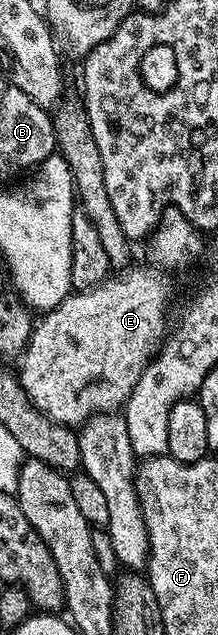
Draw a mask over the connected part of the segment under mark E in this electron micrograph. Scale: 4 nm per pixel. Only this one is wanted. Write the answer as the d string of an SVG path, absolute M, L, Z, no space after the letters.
M145 265L146 267L133 266L126 270L111 275L100 286L93 287L92 290L81 292L73 292L60 303L59 306L53 308L52 311L45 312L42 321L35 324L30 334L30 340L26 344L20 362L22 365L18 368L18 376L22 387L25 389L26 396L30 399L38 411L44 412L52 420L56 420L60 424L69 427L78 427L85 423L93 415L107 414L119 410L124 404L128 396L131 395L132 389L135 388L136 381L140 379L140 374L144 371L150 360L154 357L157 347L165 340L168 323L166 327L166 317L168 315L168 305L170 303L170 295L172 293L171 279L167 274L153 265Z

